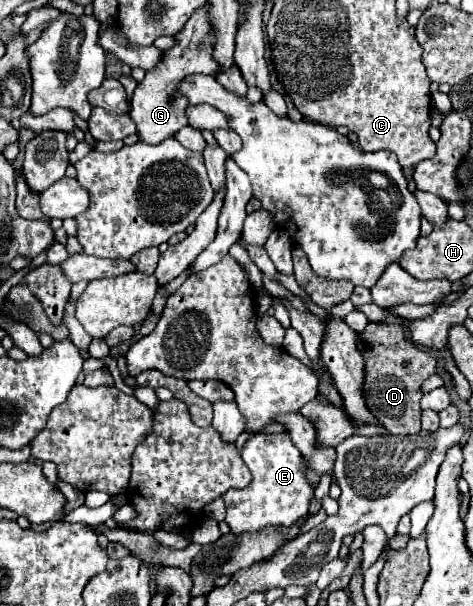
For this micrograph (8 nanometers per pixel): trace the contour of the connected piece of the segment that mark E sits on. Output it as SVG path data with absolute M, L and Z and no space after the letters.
M288 431L284 433L258 433L250 437L242 449L242 459L252 473L250 485L244 489L228 489L224 493L226 523L234 535L260 533L264 529L288 529L298 519L308 515L310 501L314 499L312 483L306 477L306 463L302 453L292 445Z

